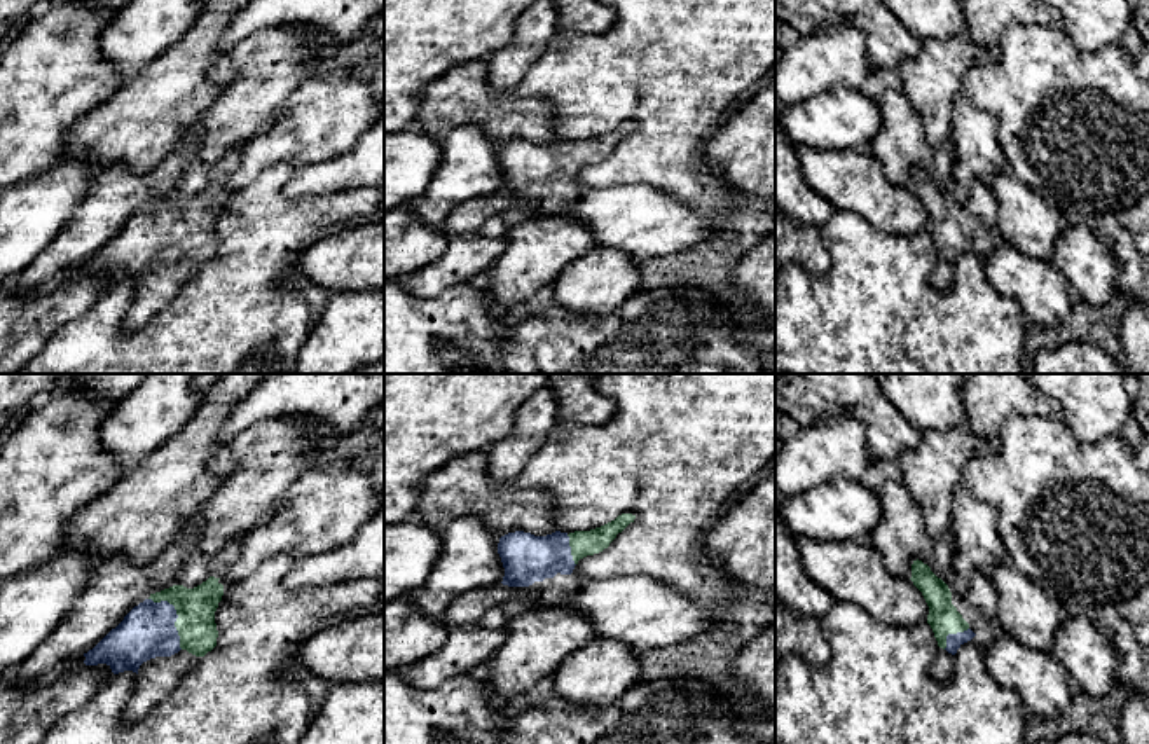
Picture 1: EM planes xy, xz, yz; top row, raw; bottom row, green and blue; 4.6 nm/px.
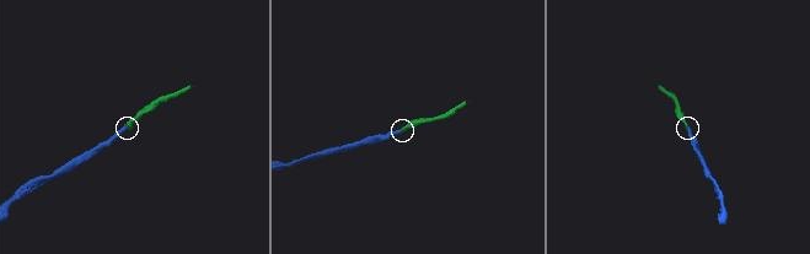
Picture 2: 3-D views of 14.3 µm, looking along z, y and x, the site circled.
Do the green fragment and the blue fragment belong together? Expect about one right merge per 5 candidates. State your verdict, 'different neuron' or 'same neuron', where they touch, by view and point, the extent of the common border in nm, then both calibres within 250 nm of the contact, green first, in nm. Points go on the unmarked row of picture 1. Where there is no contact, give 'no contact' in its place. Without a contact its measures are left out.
same neuron; contact xy (177, 222); length 280 nm; calibres 180 and 240 nm

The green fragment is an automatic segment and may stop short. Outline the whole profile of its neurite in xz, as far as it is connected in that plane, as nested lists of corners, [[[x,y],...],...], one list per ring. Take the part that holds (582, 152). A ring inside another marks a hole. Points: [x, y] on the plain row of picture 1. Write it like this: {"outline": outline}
{"outline": [[[622,122],[615,129],[590,138],[534,145],[515,140],[499,147],[498,162],[505,185],[503,194],[529,196],[534,190],[554,187],[557,182],[571,183],[580,168],[594,164],[609,155],[636,124]]]}

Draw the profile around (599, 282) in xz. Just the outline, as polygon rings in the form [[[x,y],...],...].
[[[595,246],[566,267],[552,290],[562,311],[601,318],[637,293],[639,283],[639,260],[620,250]]]

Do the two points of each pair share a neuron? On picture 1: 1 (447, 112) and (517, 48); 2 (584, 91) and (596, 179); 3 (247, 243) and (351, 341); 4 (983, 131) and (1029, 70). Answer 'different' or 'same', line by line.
1: different
2: same
3: different
4: different

